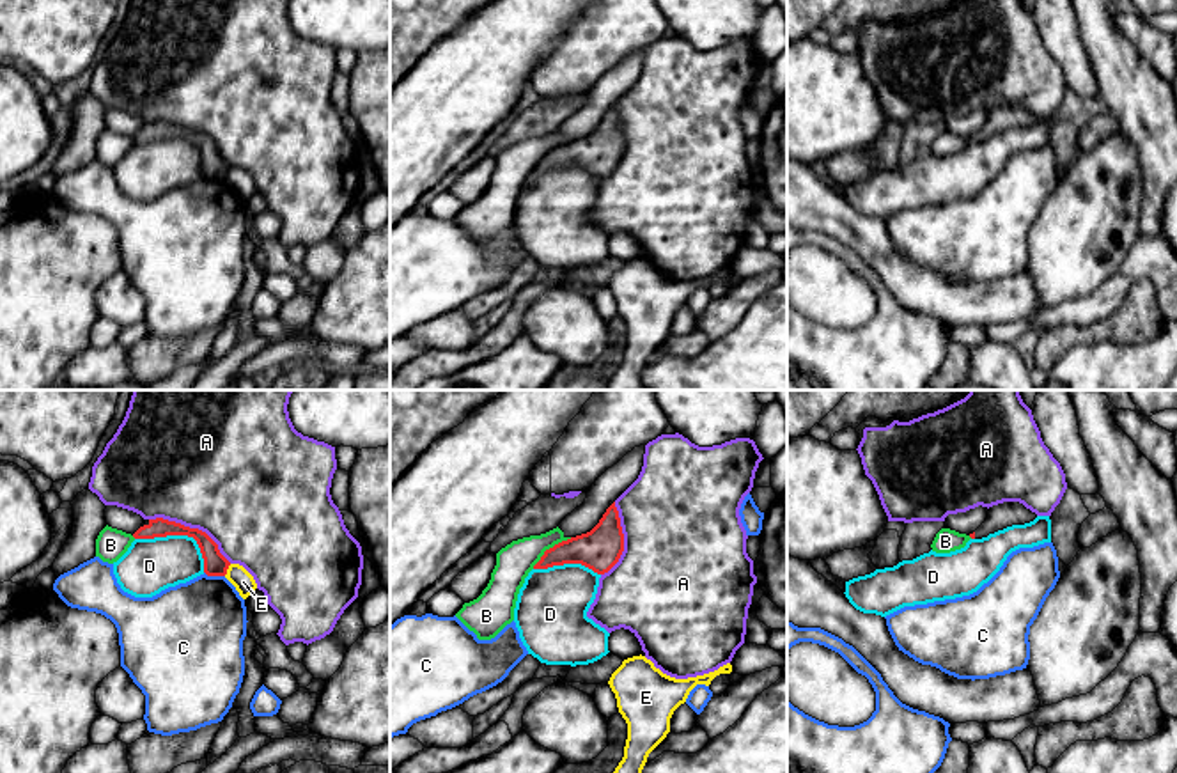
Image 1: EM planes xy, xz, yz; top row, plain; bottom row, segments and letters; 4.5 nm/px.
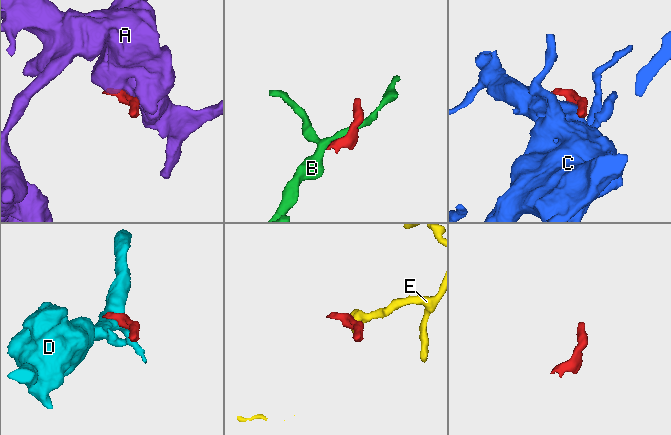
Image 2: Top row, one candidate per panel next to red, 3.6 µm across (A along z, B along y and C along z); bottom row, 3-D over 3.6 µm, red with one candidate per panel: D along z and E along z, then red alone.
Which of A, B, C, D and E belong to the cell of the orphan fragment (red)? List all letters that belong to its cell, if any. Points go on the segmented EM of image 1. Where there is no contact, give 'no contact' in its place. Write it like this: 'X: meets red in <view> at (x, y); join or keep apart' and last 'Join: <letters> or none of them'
A: meets red in xy at (192, 529); keep apart
B: meets red in xz at (550, 548); keep apart
C: meets red in xy at (215, 575); keep apart
D: meets red in xy at (181, 534); keep apart
E: meets red in xy at (227, 568); keep apart
Join: none of them

